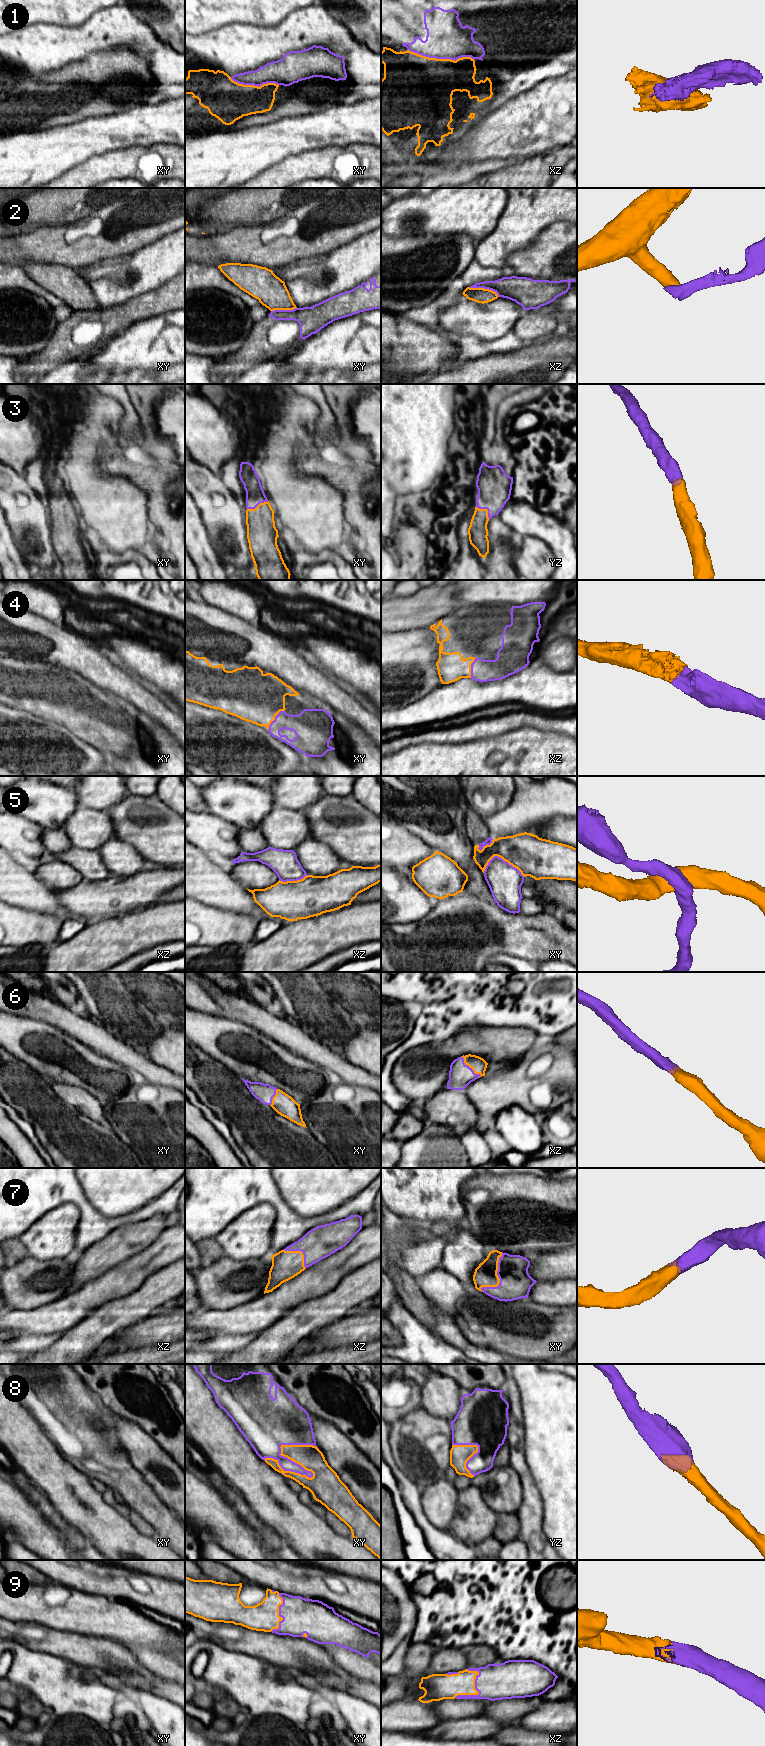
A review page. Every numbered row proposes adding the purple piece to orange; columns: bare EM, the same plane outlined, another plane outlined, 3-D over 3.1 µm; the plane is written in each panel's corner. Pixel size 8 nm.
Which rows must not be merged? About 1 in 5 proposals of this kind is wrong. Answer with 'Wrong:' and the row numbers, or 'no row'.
Wrong: 1, 2, 5

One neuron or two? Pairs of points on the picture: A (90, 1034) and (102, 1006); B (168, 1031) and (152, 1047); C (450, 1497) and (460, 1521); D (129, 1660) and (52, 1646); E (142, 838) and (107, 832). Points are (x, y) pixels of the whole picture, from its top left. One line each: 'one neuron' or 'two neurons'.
A: two neurons
B: one neuron
C: two neurons
D: one neuron
E: two neurons

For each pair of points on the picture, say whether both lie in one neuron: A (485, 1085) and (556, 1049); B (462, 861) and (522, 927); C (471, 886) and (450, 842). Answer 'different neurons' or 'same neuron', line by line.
A: same neuron
B: different neurons
C: same neuron

